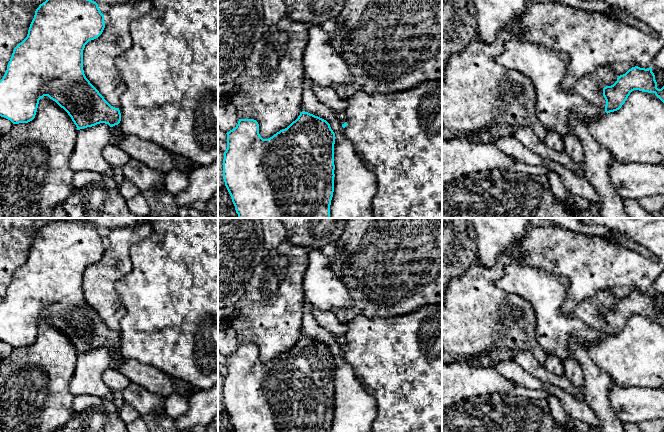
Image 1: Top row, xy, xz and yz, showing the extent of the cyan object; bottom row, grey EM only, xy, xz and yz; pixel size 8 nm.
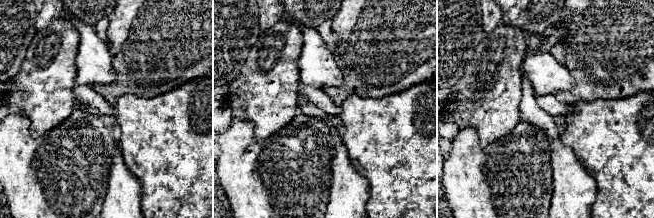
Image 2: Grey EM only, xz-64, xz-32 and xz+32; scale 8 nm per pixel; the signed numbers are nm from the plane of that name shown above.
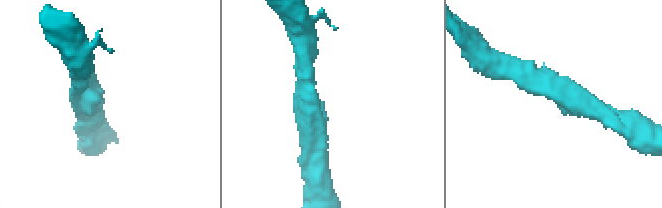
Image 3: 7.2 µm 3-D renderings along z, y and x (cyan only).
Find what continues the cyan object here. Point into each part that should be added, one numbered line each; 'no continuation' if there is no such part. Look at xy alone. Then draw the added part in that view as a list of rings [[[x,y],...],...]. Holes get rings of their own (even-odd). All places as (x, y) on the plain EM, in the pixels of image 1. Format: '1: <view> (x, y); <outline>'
1: xy (116, 354); [[[113,350],[112,351],[112,362],[111,362],[111,366],[115,369],[118,368],[118,362],[119,359],[121,358],[121,352],[120,350]]]

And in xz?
1: xz (341, 340); [[[336,336],[335,340],[340,345],[341,349],[347,346],[347,341],[345,336]]]

